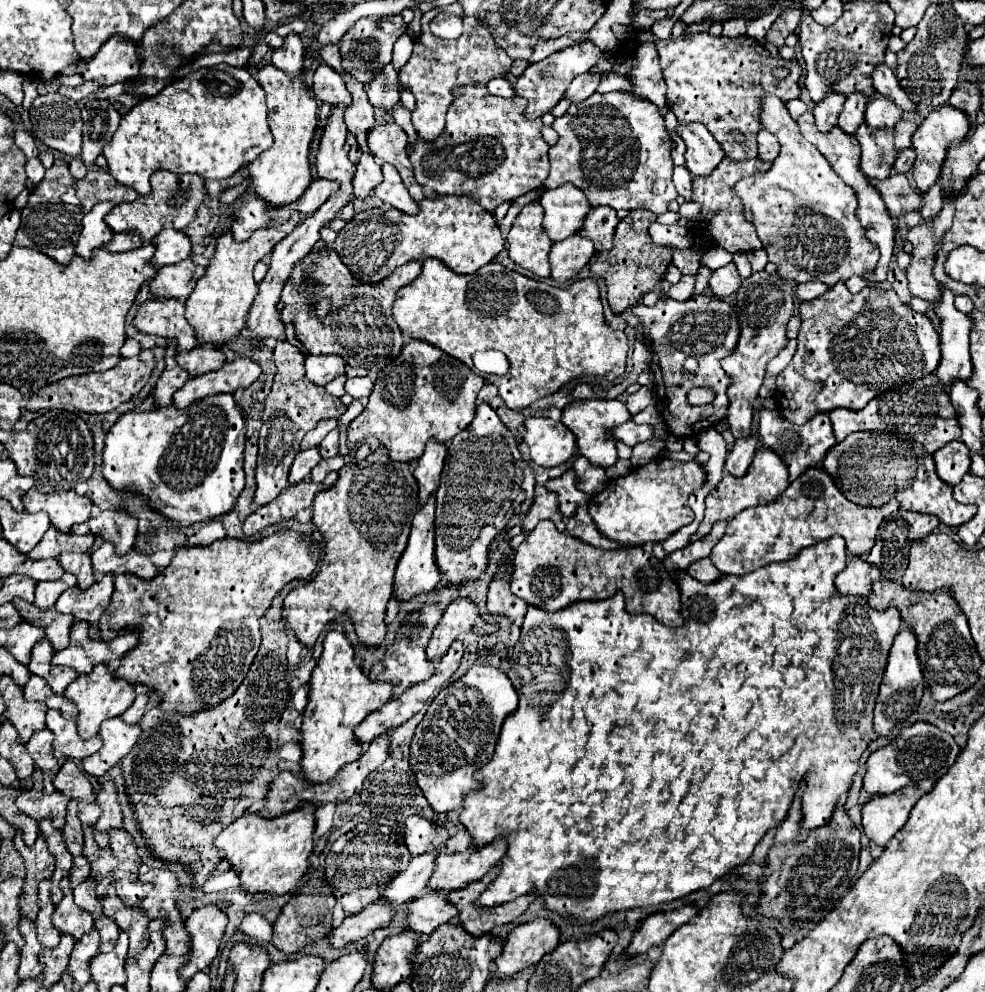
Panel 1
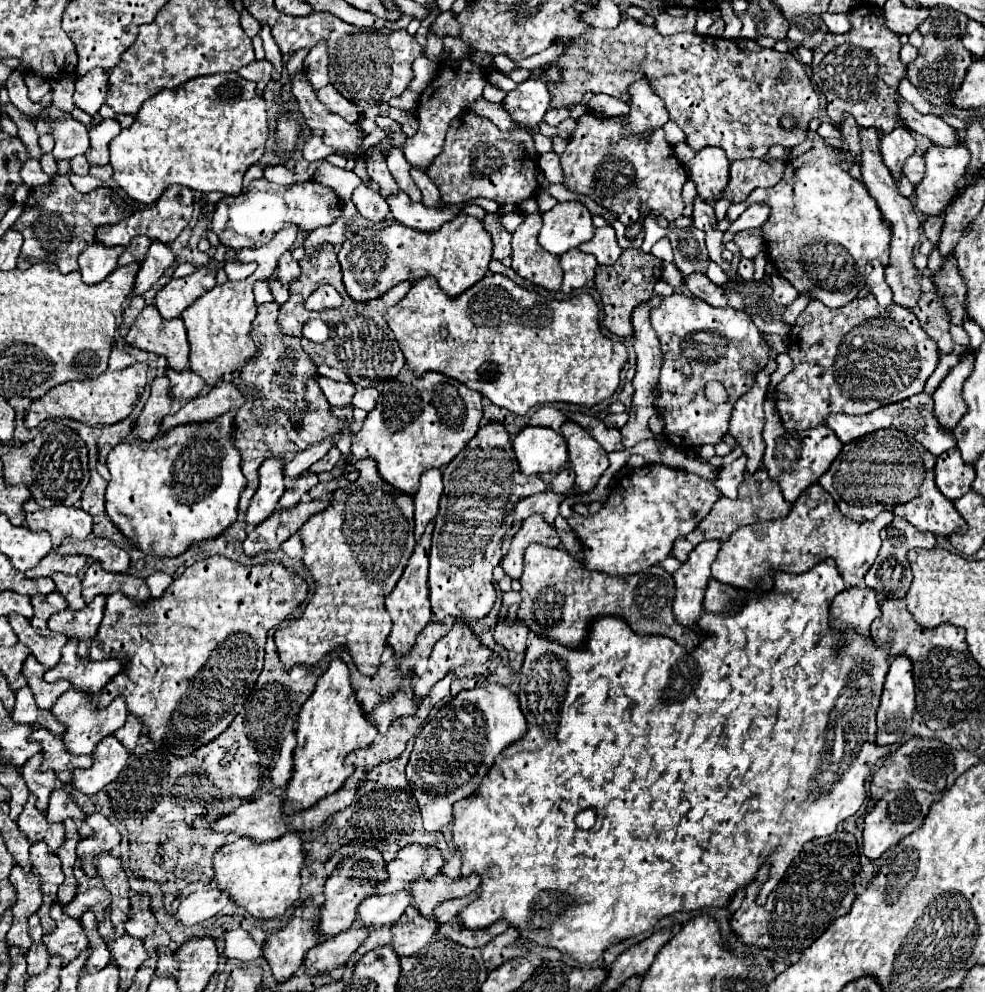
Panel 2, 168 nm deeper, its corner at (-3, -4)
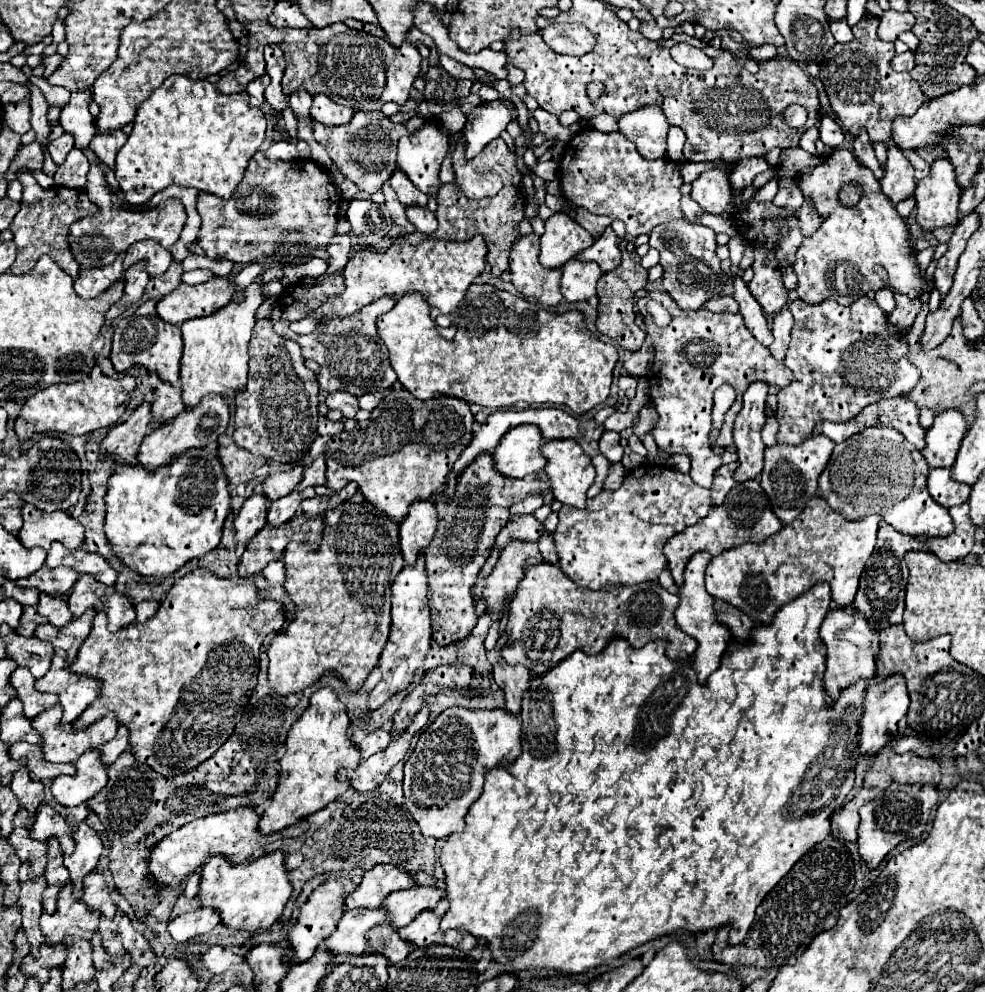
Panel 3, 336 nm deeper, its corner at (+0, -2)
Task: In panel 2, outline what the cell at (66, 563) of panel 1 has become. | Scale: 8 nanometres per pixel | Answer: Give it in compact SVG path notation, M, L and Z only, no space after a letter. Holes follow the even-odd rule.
M53 573L51 577L57 585L57 591L61 591L67 599L69 609L83 609L85 599L81 595L81 579L79 575L65 575L65 573Z

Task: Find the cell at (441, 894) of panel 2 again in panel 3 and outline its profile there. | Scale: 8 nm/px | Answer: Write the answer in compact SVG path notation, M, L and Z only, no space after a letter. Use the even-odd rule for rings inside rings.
M412 887L412 889L394 891L384 899L382 907L388 913L388 923L394 929L400 929L412 923L418 917L418 913L434 909L442 897L444 891L436 887Z

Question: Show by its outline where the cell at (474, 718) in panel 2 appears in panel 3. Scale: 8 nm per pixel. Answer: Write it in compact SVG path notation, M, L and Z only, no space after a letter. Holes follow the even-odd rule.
M450 707L440 713L432 725L420 735L416 749L404 765L404 799L406 809L412 813L414 821L420 825L424 837L446 839L452 833L464 831L464 815L470 805L478 799L484 785L486 771L494 767L512 763L522 751L520 745L520 719L504 709L494 711L472 711L464 707Z

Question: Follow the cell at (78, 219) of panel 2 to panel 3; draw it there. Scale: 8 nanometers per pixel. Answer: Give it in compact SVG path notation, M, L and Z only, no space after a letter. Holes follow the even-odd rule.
M18 171L18 181L24 185L24 193L22 193L22 207L16 213L10 231L14 233L14 243L18 245L18 257L12 265L12 275L24 275L30 273L34 263L42 257L42 255L50 255L58 267L62 271L66 271L72 279L76 279L76 275L80 273L78 263L72 261L72 253L68 251L68 229L74 221L92 215L98 211L98 207L88 199L88 195L84 191L76 191L76 189L68 189L68 187L52 187L52 189L42 189L36 181L32 171Z

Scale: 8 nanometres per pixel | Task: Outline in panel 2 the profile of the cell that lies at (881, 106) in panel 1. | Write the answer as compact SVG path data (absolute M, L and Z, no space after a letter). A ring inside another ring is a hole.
M897 125L891 133L879 135L879 153L883 163L889 167L893 177L899 177L901 167L909 155L915 151L915 139L905 125Z

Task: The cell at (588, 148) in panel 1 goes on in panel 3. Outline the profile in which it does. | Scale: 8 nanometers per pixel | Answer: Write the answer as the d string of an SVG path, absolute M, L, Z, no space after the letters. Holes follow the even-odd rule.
M584 129L582 133L578 133L566 147L564 155L562 155L562 161L560 161L560 189L562 189L562 195L574 203L576 207L584 207L588 209L590 213L594 215L608 215L610 219L620 219L626 223L626 241L634 241L640 233L646 233L650 235L652 229L660 223L668 223L668 221L674 221L674 219L684 219L684 213L680 209L680 185L682 185L682 175L680 175L680 165L670 161L670 159L654 159L654 161L648 161L644 159L638 151L636 151L636 145L630 143L628 139L624 139L622 133L600 133L596 129Z

